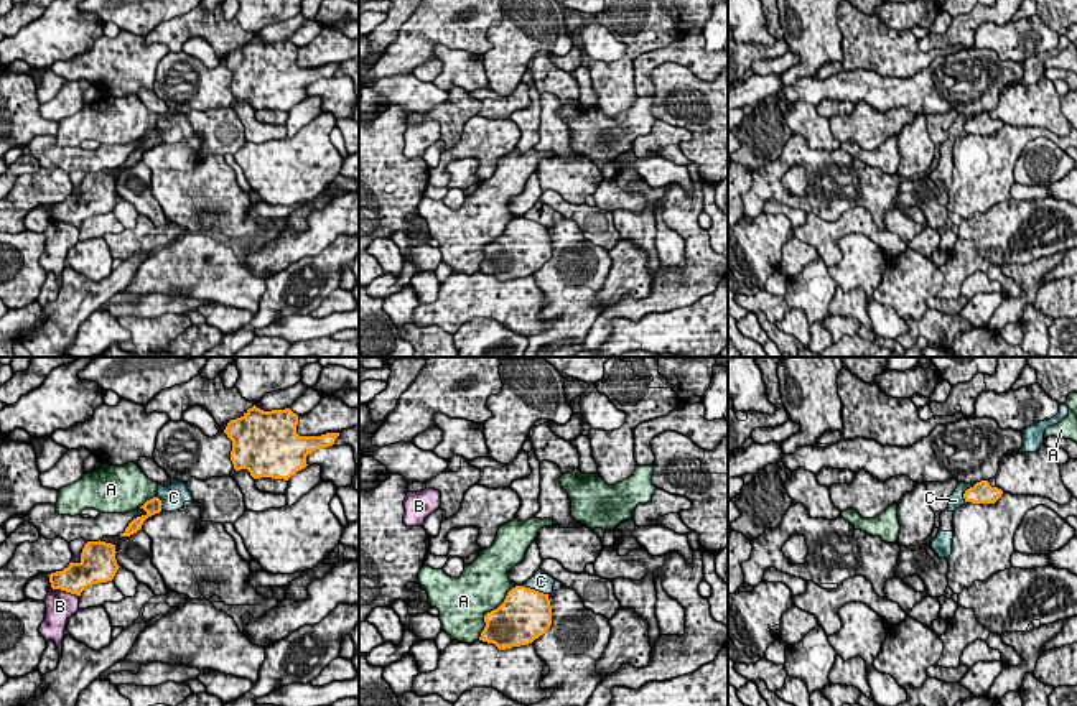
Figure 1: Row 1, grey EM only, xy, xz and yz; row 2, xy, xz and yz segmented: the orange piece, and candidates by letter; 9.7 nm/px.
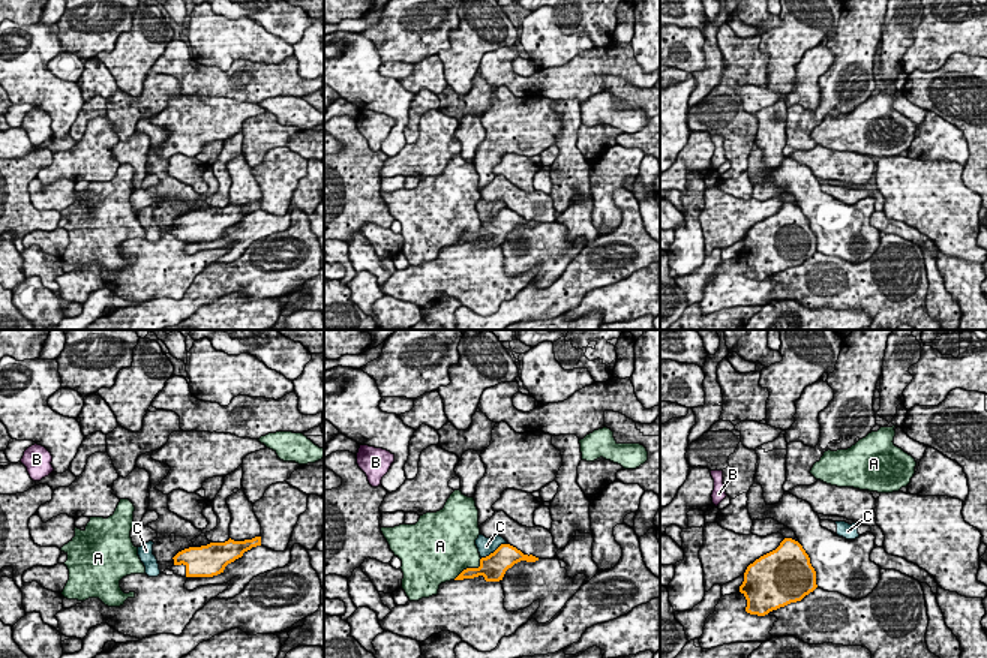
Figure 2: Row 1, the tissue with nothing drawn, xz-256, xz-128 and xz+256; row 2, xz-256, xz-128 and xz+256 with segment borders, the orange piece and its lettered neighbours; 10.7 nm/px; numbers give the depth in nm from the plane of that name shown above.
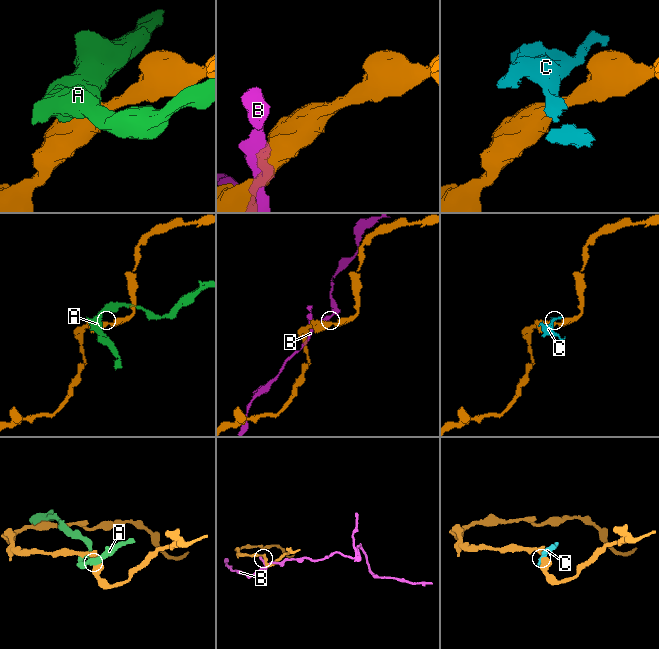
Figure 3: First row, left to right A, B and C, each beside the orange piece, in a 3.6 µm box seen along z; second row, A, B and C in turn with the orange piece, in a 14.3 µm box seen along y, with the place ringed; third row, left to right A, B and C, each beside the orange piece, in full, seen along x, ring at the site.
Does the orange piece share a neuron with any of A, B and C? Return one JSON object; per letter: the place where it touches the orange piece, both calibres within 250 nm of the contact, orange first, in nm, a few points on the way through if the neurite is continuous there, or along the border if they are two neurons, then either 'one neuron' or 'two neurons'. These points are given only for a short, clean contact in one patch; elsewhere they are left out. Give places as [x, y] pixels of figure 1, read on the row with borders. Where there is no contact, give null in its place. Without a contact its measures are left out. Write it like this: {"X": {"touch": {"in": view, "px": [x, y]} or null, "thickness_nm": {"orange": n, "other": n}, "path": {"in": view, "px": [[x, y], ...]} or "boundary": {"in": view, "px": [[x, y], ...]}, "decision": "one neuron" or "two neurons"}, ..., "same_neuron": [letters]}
{"A": {"touch": {"in": "xz", "px": [491, 611]}, "thickness_nm": {"orange": 440, "other": 480}, "decision": "two neurons"}, "B": {"touch": {"in": "xy", "px": [65, 589]}, "thickness_nm": {"orange": 280, "other": 280}, "decision": "two neurons"}, "C": {"touch": {"in": "xz", "px": [534, 589]}, "thickness_nm": {"orange": 480, "other": 200}, "decision": "two neurons"}, "same_neuron": []}

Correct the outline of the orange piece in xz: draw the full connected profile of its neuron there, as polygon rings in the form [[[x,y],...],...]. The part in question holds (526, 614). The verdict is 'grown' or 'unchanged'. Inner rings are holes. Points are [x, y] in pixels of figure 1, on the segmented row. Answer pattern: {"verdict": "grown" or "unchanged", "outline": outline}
{"verdict": "unchanged", "outline": [[[515,586],[497,609],[484,615],[484,622],[479,640],[494,643],[499,650],[529,645],[552,625],[548,594]]]}

